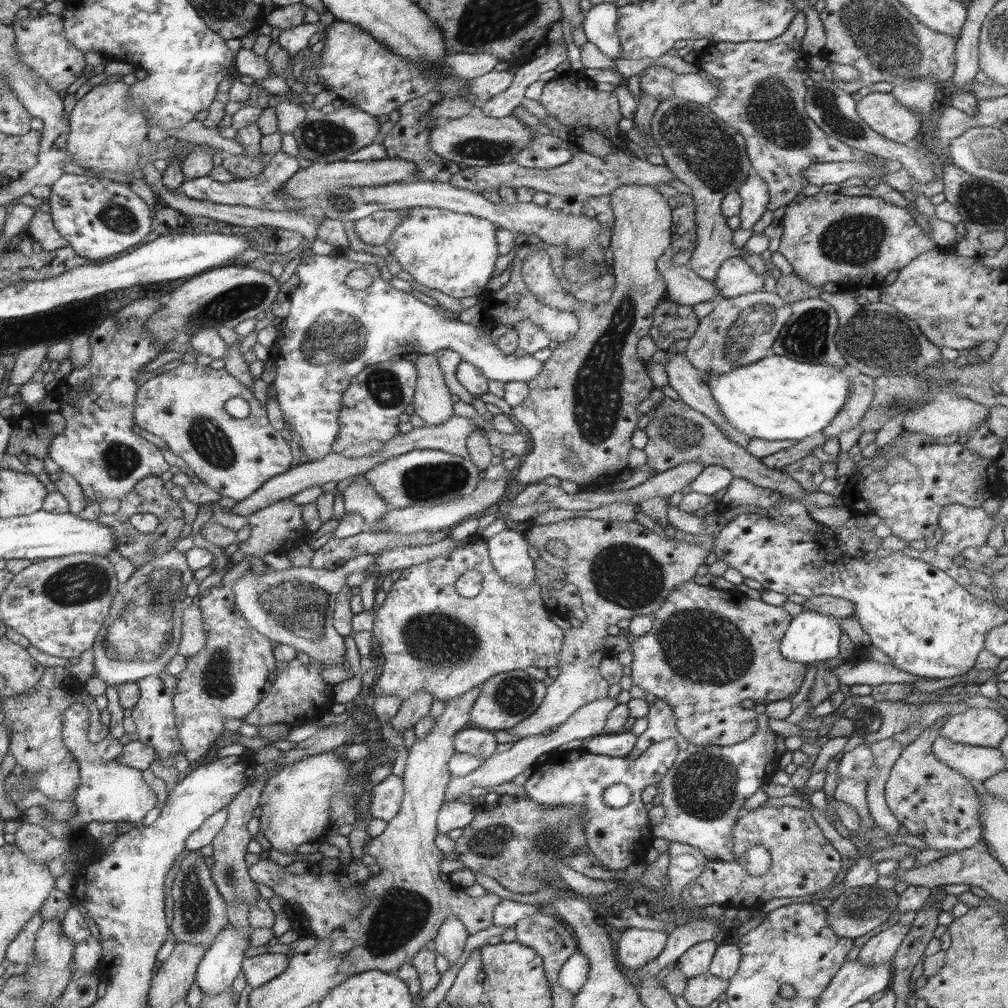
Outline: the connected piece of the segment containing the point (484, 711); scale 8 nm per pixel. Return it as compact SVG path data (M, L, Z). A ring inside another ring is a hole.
M511 670L507 674L497 674L489 678L487 682L481 684L479 696L475 698L471 710L469 710L469 722L487 732L497 732L497 730L511 730L541 706L543 698L547 694L547 688L543 682L529 678L523 670Z

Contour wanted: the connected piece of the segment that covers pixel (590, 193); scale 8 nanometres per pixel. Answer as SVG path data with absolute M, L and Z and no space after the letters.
M577 152L573 158L559 168L553 170L527 170L519 168L515 160L509 164L499 166L479 166L479 168L463 168L455 174L451 174L449 184L455 188L463 188L475 194L481 194L485 190L497 190L499 186L505 188L533 188L535 192L547 192L549 196L579 196L579 198L597 198L603 194L611 194L619 184L641 184L641 186L659 186L669 184L671 180L677 180L665 166L653 166L645 158L627 158L625 154L613 154L607 158L595 158L587 152Z

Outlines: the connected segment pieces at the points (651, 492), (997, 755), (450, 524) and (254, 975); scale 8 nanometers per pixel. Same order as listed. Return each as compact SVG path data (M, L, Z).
M689 462L689 464L679 464L667 472L659 472L655 474L651 480L645 480L643 484L631 488L631 490L623 490L623 492L611 492L611 494L605 494L603 490L591 490L591 492L583 492L579 490L577 494L563 494L561 488L553 488L553 486L545 486L543 482L541 484L533 484L533 486L523 486L523 492L515 496L513 500L513 506L521 506L521 504L545 504L545 502L553 502L555 510L573 510L573 512L587 512L587 510L597 510L601 506L607 506L611 502L623 502L623 504L631 504L631 506L637 506L641 504L643 500L649 500L653 496L673 496L673 492L679 492L683 486L689 486L701 472L703 472L705 464L699 464L699 462Z
M939 736L931 744L931 752L937 760L941 760L951 770L959 772L967 780L983 782L995 772L1005 770L1003 754L997 748L979 748L979 746L965 746L953 740Z
M481 472L481 480L475 484L475 488L469 494L455 496L453 500L447 500L447 502L441 502L441 504L435 504L435 506L409 506L409 508L401 508L401 510L389 510L383 516L385 528L375 528L373 532L383 532L383 530L391 530L393 534L415 534L415 532L423 532L423 530L445 530L445 532L449 532L451 528L455 528L455 526L459 526L467 520L483 516L491 506L495 506L503 496L505 486L513 482L511 478L513 478L511 472L503 472L497 480L487 480L485 472Z
M261 954L251 956L241 962L241 970L245 974L245 982L255 990L259 986L267 986L283 974L289 966L289 958L285 954Z

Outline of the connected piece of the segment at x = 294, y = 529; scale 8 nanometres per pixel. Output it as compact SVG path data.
M291 496L263 508L261 512L253 512L247 516L247 522L251 526L251 536L247 542L239 544L239 548L251 556L263 556L269 552L273 542L281 538L279 548L289 538L299 538L305 530L301 520L301 506L293 502Z

